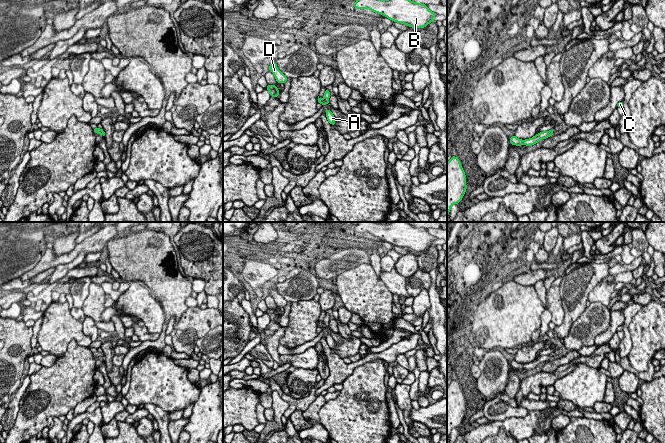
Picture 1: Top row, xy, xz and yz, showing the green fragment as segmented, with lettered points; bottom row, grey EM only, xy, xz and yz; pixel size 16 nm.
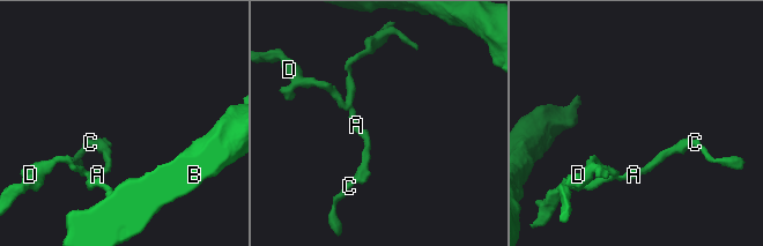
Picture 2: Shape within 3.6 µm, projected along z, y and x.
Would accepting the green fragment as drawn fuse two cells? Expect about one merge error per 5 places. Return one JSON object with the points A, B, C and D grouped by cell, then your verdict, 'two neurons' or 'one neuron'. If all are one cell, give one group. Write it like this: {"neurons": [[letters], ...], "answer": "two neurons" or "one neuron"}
{"neurons": [["A", "C"], ["B", "D"]], "answer": "two neurons"}

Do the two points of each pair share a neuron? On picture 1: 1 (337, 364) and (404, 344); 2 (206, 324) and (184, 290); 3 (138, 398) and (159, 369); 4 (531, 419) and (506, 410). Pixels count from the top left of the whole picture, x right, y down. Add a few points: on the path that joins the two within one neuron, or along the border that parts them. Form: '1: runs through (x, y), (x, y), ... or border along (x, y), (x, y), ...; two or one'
1: runs through (354, 365), (373, 356), (387, 355); one
2: border along (188, 308), (179, 317); two
3: runs through (142, 391), (155, 376); one
4: border along (529, 411), (524, 416), (507, 417), (501, 421); two

